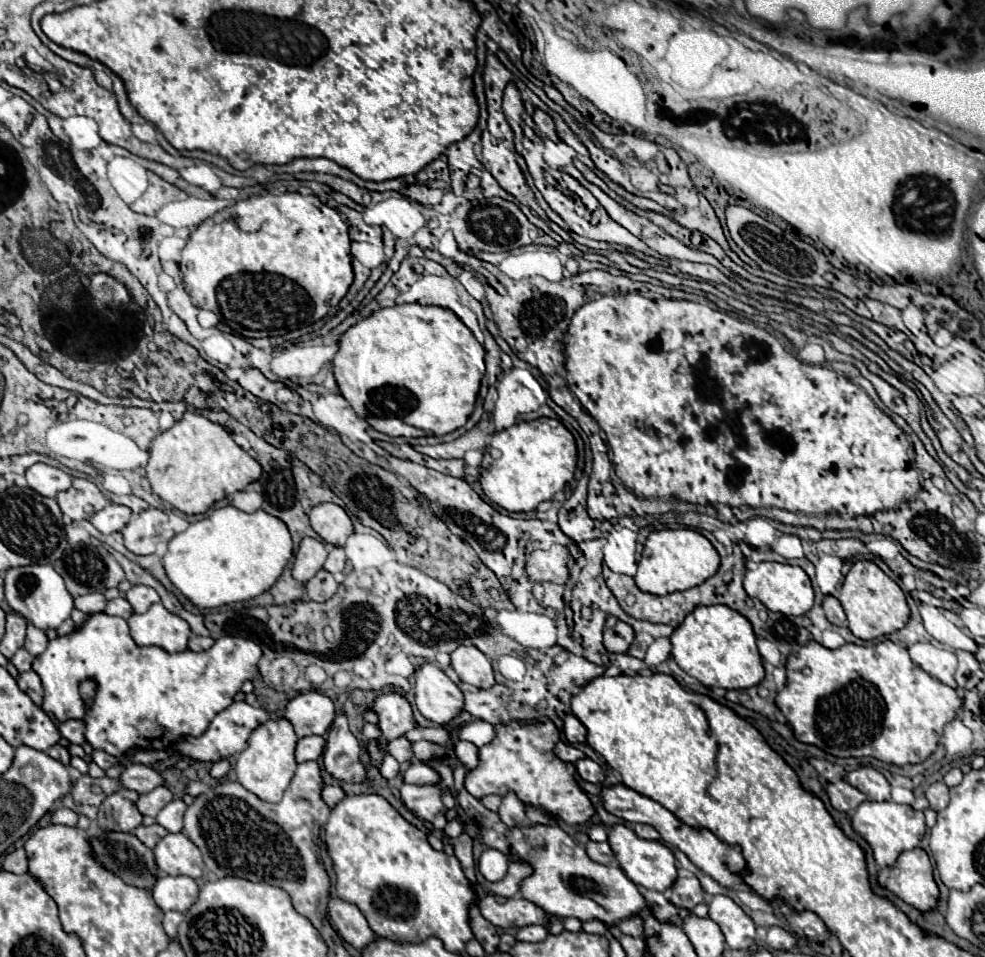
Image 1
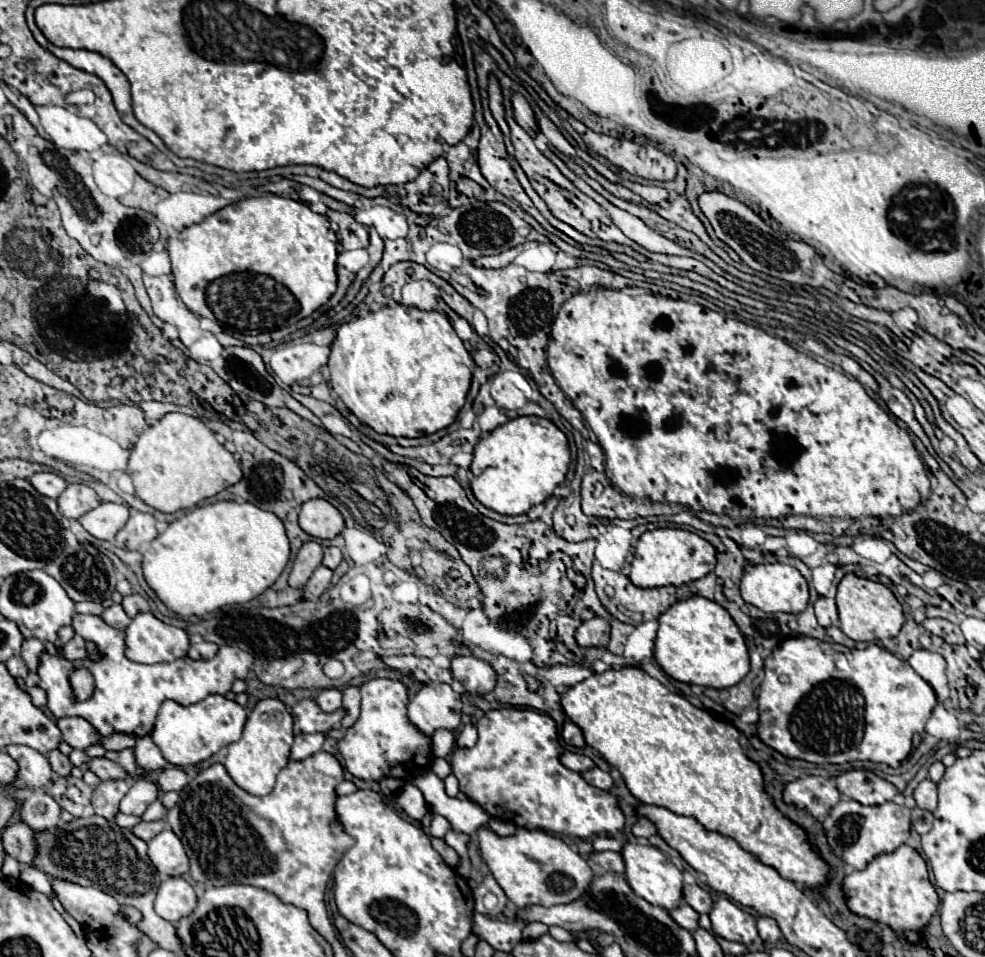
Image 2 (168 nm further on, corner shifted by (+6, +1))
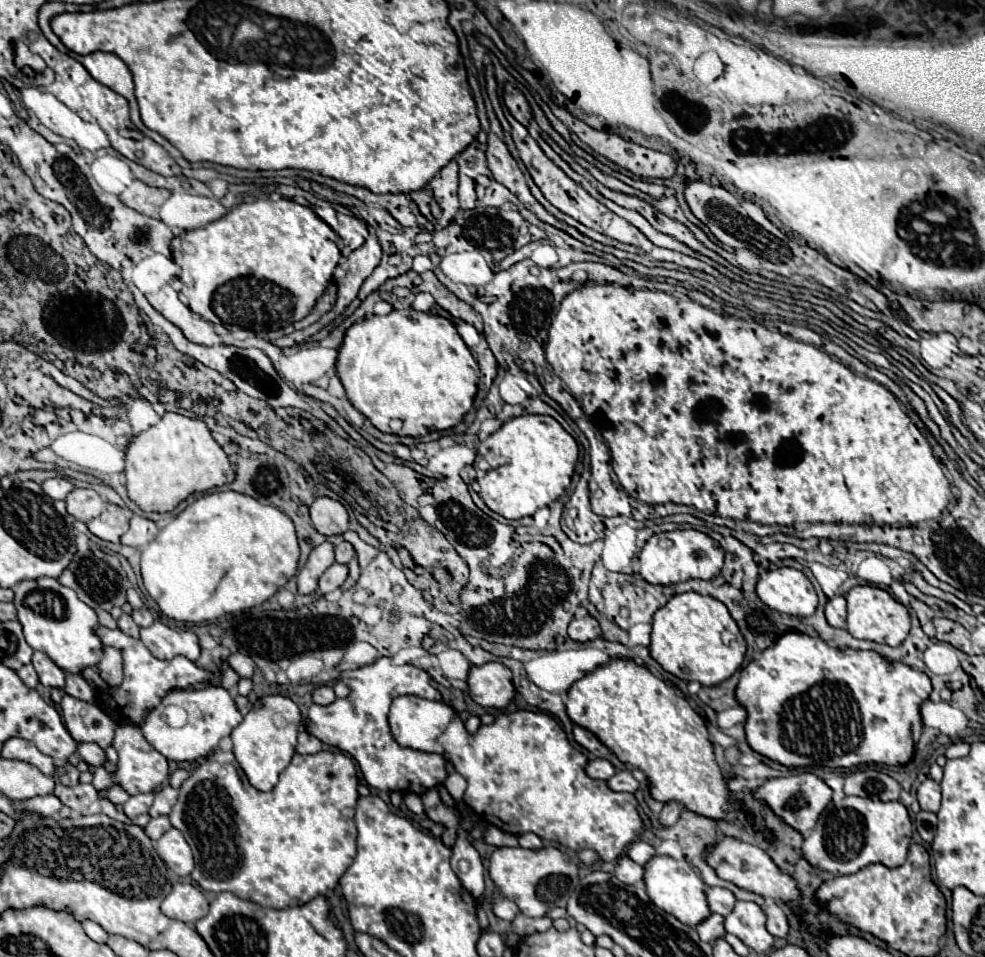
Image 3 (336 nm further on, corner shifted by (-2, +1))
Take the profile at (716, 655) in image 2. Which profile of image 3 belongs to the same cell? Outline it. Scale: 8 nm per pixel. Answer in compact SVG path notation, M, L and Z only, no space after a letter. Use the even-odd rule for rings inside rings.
M685 592L675 594L665 606L655 612L649 652L673 676L685 682L699 682L701 686L717 686L741 668L747 644L723 602L711 596L701 596L697 592ZM723 630L729 630L737 636L737 642L733 646L723 644Z

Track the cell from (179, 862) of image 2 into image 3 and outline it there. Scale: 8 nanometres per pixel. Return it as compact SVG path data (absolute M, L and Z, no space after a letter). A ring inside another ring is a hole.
M177 828L167 830L155 842L155 850L175 874L179 874L179 876L189 876L191 874L191 870L193 870L193 854L191 854L191 848L185 842L183 834Z

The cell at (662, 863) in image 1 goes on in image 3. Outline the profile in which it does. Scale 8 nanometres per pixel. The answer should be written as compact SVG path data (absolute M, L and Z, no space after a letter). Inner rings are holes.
M655 854L643 866L643 870L645 870L645 874L643 874L645 890L657 908L673 914L677 920L681 920L683 924L689 924L689 926L695 926L703 918L709 916L709 906L707 906L707 898L705 898L705 884L701 882L701 878L695 874L695 870L685 860L673 860L669 856Z

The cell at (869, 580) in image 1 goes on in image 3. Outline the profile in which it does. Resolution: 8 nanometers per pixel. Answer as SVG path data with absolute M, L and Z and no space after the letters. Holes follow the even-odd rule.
M863 584L851 588L845 598L847 598L847 630L851 636L889 646L899 646L907 638L911 628L911 616L907 608L901 602L897 602L887 590Z

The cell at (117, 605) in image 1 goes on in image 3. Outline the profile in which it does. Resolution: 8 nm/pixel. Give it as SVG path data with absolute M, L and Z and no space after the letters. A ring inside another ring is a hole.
M121 614L121 618L117 620L119 622L119 630L133 636L133 638L139 638L139 626L133 622L133 618L129 614Z

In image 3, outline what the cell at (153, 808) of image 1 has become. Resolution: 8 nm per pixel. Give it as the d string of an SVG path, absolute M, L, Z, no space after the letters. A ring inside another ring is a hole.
M155 792L135 794L135 796L131 796L131 798L123 804L123 812L125 812L129 818L137 818L139 814L149 812L149 808L151 808L151 804L153 804L153 798L155 798Z

